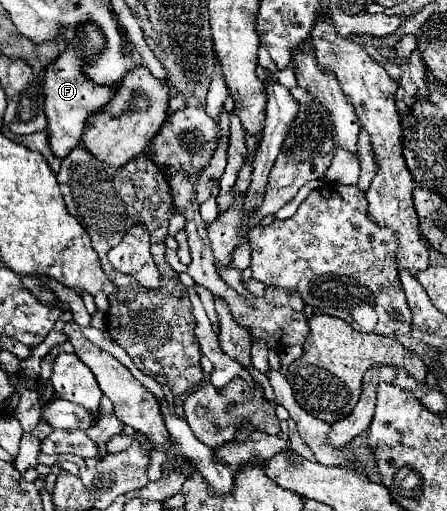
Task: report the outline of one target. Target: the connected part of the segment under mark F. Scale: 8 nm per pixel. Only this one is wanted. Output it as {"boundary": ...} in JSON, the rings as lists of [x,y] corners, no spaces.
{"boundary":[[[93,22],[79,24],[79,28],[75,28],[75,42],[73,44],[67,42],[59,58],[45,70],[45,114],[49,120],[47,132],[51,150],[59,158],[65,158],[73,148],[81,144],[87,118],[93,112],[99,112],[117,94],[117,88],[105,88],[101,84],[93,84],[93,80],[89,80],[81,68],[81,64],[85,64],[89,56],[101,54],[103,48],[105,48],[105,34]]]}

